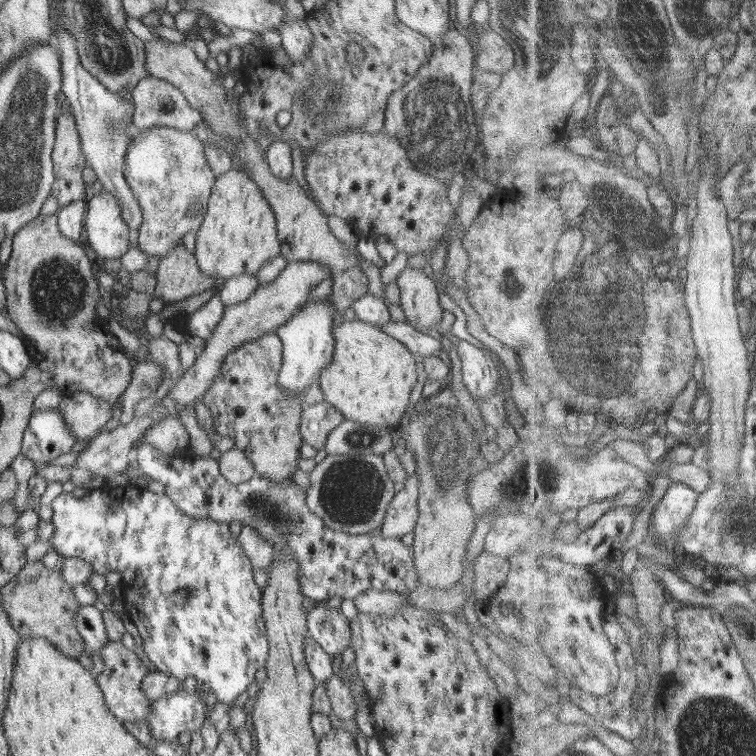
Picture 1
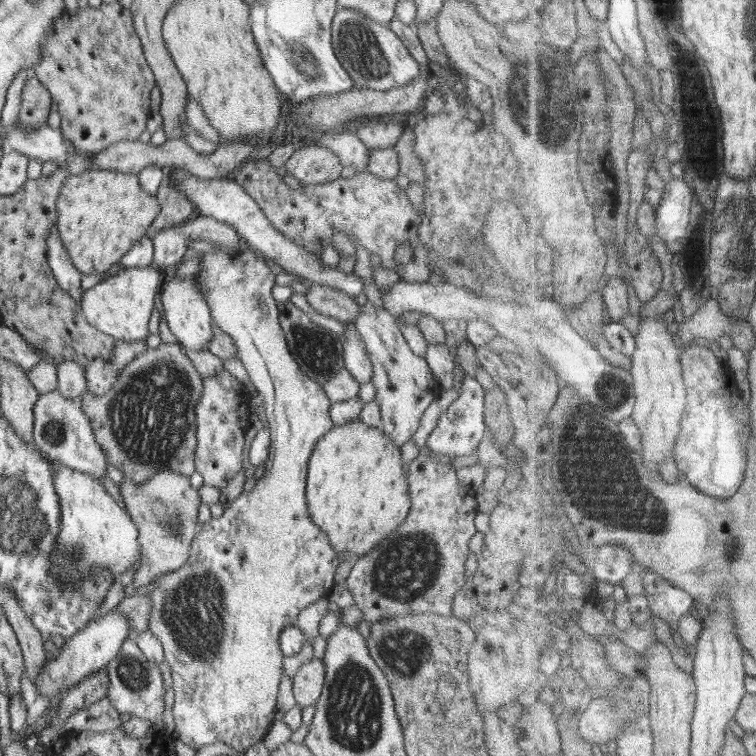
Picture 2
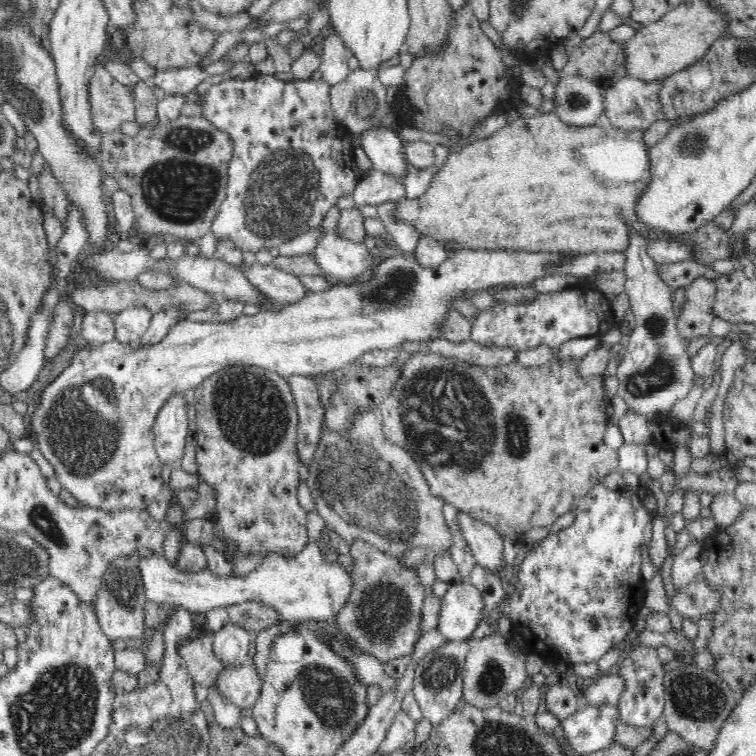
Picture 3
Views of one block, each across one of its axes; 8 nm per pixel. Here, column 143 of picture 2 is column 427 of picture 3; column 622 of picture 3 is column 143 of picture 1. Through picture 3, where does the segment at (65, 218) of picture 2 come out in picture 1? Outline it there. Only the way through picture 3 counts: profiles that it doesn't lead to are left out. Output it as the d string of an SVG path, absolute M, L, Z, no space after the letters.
M159 125L136 131L128 146L123 173L143 213L138 237L140 251L161 258L188 232L199 229L216 176L194 130Z

